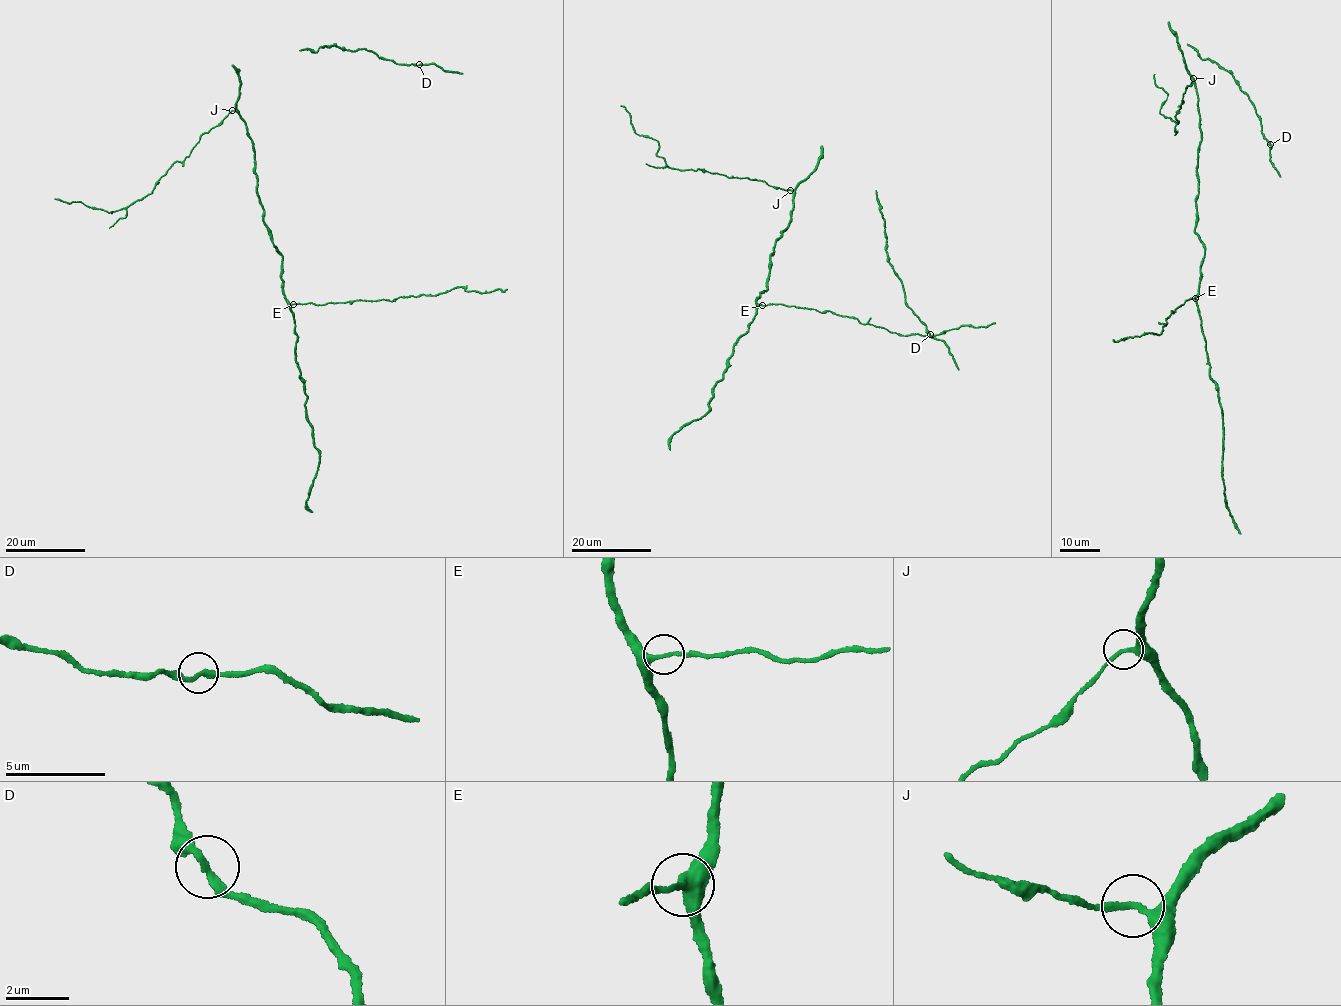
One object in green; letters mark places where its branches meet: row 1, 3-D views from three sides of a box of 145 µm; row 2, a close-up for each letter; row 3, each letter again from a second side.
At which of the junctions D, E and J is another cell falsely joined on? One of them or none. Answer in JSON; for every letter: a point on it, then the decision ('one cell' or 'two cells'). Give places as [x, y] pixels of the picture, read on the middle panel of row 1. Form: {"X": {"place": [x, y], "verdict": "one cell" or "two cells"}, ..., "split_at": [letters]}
{"D": {"place": [930, 334], "verdict": "one cell"}, "E": {"place": [762, 305], "verdict": "one cell"}, "J": {"place": [790, 190], "verdict": "one cell"}, "split_at": []}

